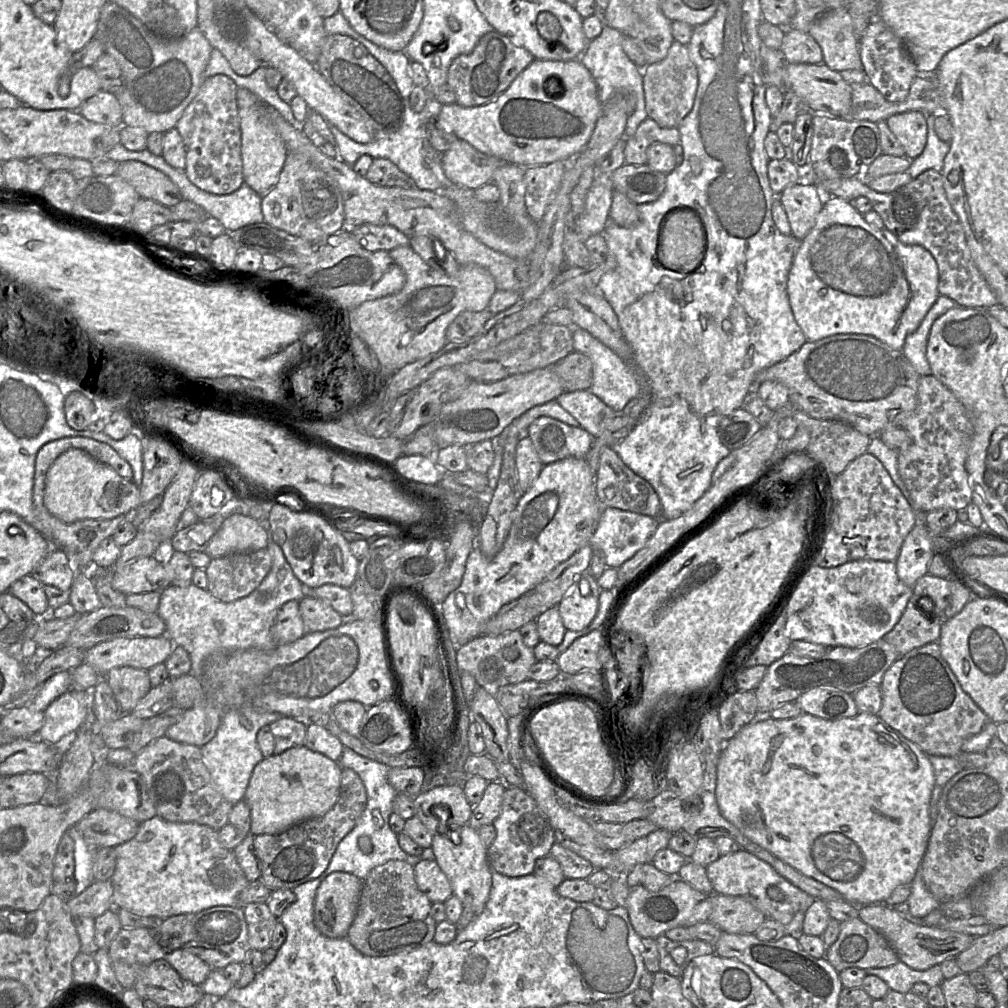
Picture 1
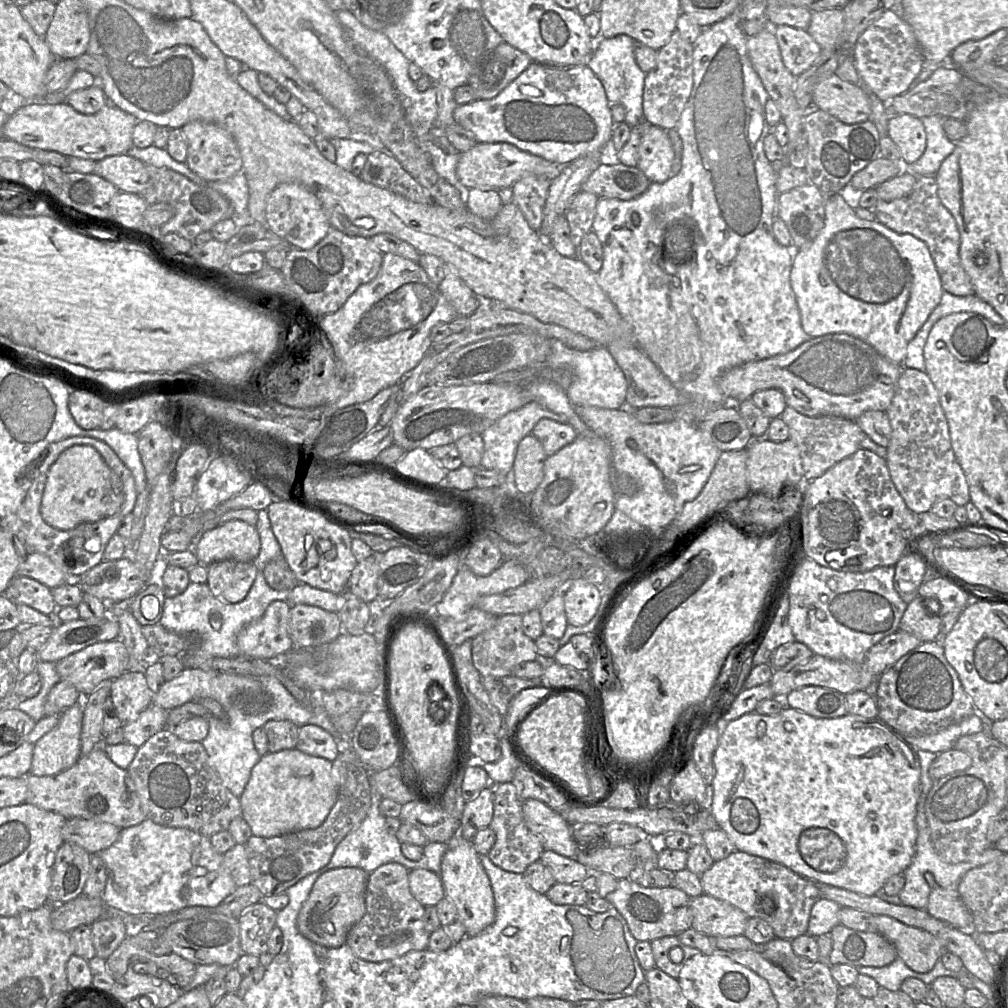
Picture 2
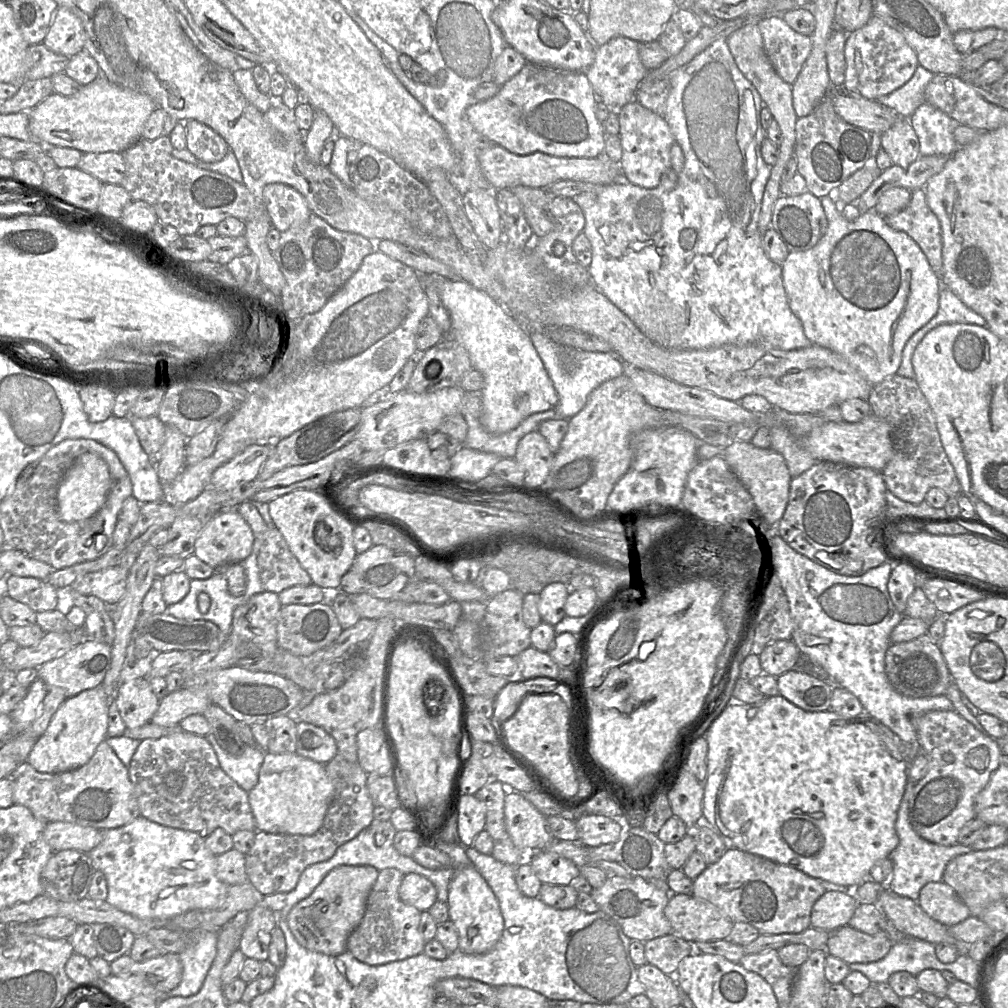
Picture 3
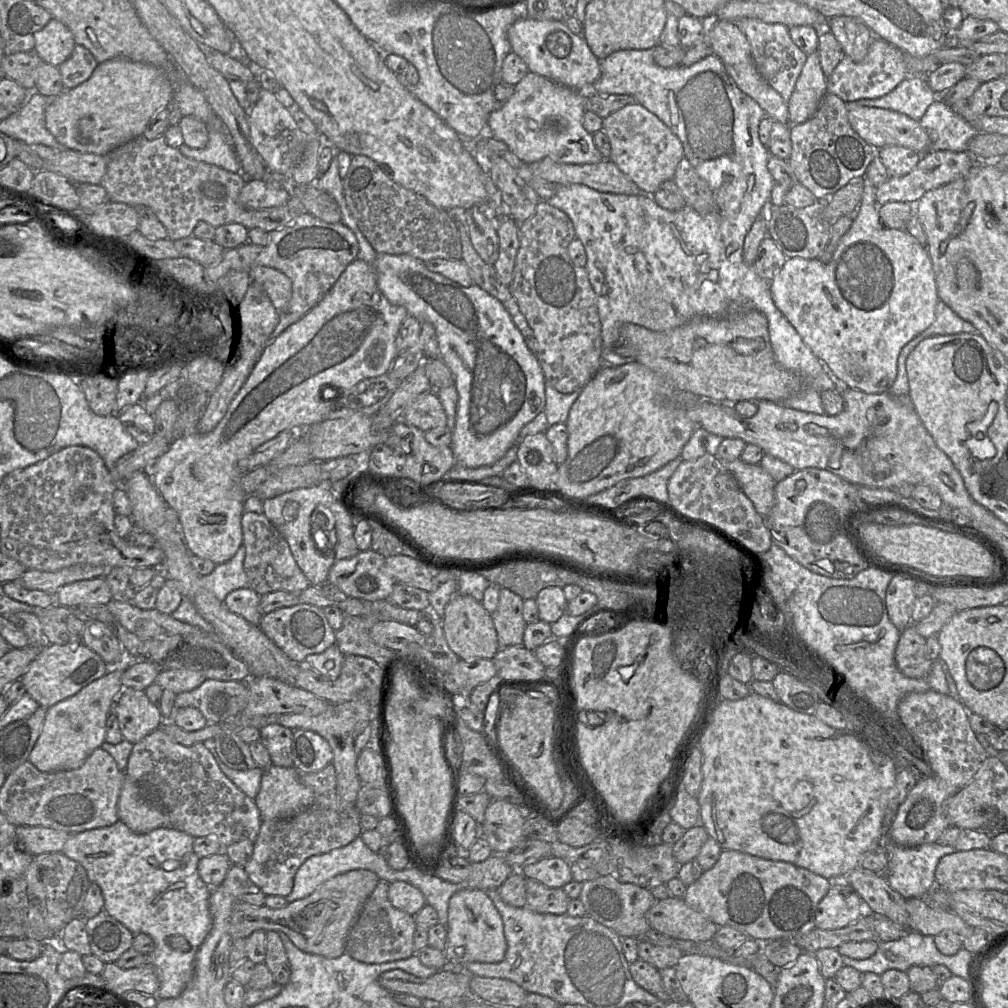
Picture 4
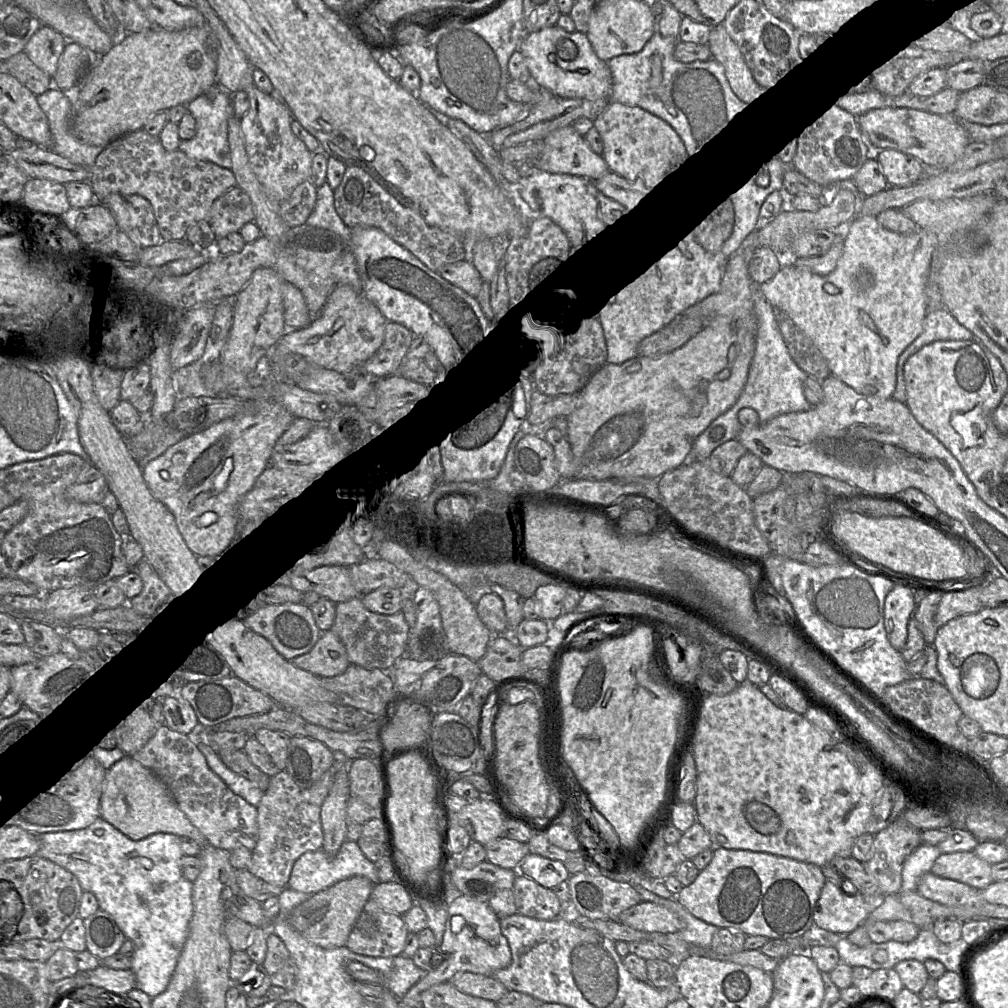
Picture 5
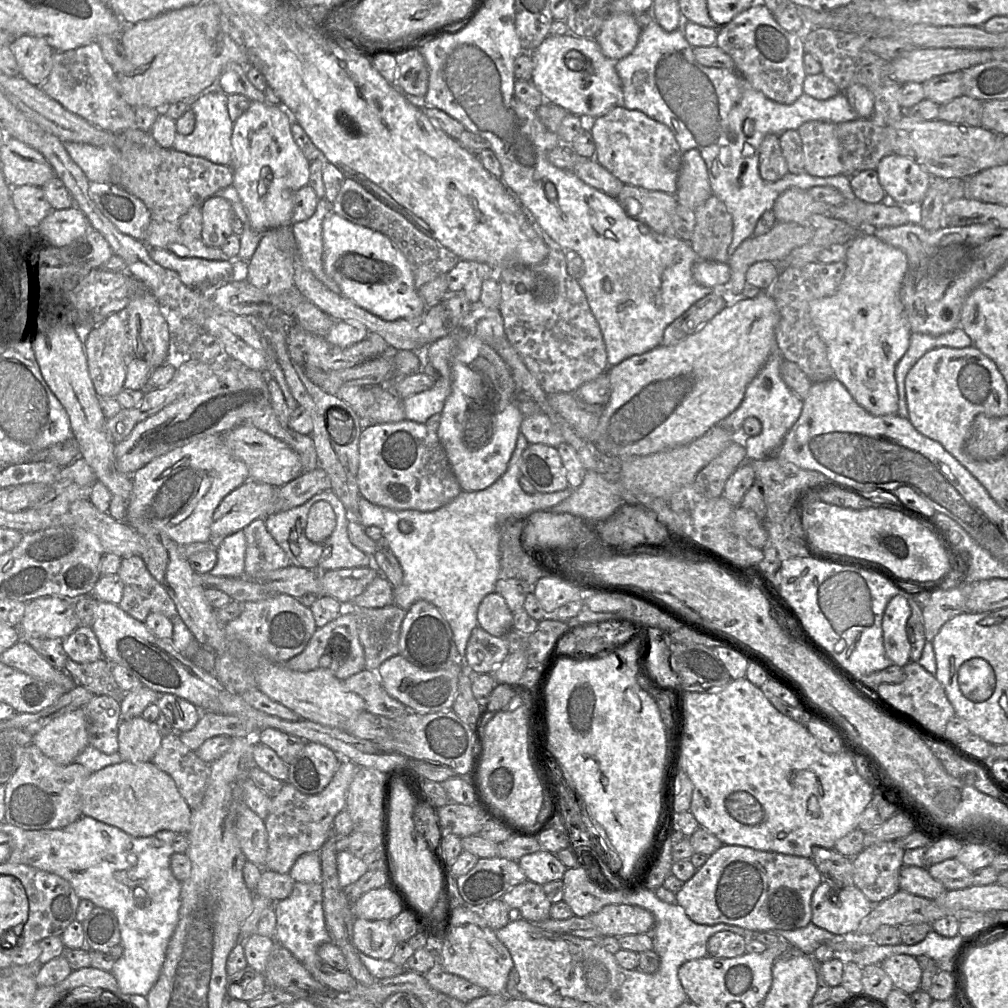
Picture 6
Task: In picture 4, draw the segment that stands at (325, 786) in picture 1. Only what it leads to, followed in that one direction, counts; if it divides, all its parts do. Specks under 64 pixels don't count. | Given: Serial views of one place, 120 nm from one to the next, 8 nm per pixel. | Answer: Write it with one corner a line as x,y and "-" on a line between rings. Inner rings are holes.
271,765
264,770
261,786
254,799
263,820
289,818
309,807
314,801
314,791
300,779
300,773
292,767

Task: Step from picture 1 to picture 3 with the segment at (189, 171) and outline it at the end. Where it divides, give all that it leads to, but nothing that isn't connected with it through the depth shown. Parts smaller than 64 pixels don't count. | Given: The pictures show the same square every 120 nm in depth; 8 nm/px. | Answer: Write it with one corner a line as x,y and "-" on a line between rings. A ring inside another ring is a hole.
188,120
185,122
185,132
186,149
203,162
218,162
229,151
225,140
202,122

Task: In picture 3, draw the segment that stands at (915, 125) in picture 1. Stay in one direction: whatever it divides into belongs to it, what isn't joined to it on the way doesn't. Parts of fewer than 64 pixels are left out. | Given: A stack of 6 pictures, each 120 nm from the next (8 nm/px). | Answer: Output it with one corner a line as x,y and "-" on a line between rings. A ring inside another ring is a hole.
899,118
881,139
881,147
894,165
907,168
920,156
918,137
907,118

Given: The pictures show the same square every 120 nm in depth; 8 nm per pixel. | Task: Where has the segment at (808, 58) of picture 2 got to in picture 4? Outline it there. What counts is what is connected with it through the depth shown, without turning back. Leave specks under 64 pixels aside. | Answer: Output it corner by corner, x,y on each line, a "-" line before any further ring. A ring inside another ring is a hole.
742,18
735,23
750,43
752,58
758,72
788,103
807,55
792,41
788,27
783,24
767,23
754,18

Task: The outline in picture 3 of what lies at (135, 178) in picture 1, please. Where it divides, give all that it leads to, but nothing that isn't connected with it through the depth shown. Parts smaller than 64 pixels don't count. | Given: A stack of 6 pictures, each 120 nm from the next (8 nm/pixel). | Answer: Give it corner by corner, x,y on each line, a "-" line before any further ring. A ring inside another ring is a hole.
118,152
83,153
76,167
102,184
120,185
125,175
122,153

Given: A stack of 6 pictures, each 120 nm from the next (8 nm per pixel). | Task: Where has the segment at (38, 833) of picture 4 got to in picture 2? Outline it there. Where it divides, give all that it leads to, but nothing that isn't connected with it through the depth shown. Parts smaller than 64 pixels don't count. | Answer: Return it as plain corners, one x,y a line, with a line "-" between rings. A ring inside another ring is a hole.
71,818
66,820
61,835
64,842
74,843
90,854
98,854
118,839
120,831
107,822

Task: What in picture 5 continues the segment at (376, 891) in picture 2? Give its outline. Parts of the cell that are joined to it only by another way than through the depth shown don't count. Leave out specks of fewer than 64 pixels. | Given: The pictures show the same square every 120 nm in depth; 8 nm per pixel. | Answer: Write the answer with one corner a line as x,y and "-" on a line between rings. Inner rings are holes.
370,896
346,946
354,953
372,957
401,955
409,934
402,916
385,911

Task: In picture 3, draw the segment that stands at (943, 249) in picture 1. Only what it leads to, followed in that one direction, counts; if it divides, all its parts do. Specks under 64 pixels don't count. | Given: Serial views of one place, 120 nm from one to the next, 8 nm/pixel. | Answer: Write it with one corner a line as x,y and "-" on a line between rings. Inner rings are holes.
924,188
912,191
906,208
896,214
885,216
884,219
891,228
905,232
918,244
941,282
943,271
941,227
926,202

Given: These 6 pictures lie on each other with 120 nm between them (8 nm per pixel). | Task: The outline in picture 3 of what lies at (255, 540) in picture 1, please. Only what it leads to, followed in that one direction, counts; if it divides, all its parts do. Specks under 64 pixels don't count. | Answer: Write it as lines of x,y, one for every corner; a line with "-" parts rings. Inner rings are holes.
236,508
214,515
194,544
194,555
214,569
241,562
252,552
254,535

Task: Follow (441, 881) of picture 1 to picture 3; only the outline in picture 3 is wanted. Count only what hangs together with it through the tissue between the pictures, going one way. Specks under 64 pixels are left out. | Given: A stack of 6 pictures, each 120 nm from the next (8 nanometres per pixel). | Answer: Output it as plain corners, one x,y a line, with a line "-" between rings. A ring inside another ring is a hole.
416,873
404,875
398,894
404,903
415,907
421,913
428,911
437,901
435,886
427,878

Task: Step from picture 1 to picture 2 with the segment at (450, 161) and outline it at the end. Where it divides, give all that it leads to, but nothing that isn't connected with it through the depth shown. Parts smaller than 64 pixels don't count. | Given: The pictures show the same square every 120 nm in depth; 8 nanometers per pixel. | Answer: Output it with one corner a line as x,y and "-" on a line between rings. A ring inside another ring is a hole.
477,143
460,154
456,175
468,189
509,190
518,180
528,176
540,176
550,181
561,173
565,165
545,160
539,156
520,151
508,143

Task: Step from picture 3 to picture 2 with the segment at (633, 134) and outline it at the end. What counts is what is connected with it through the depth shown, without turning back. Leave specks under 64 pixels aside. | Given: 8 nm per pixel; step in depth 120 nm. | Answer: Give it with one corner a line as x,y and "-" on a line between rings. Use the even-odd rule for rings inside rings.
645,120
638,124
642,136
637,167
651,183
663,183
670,178
675,156
667,131

